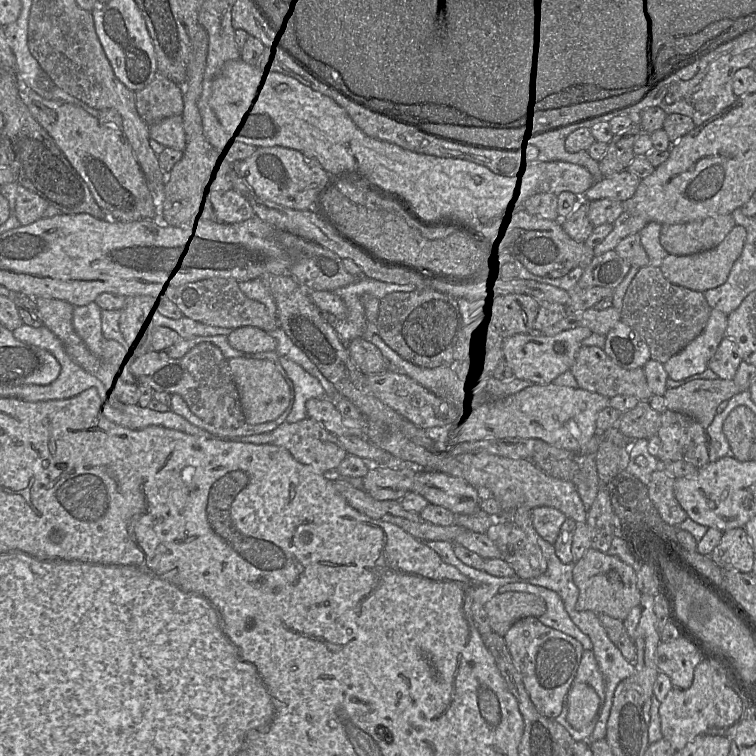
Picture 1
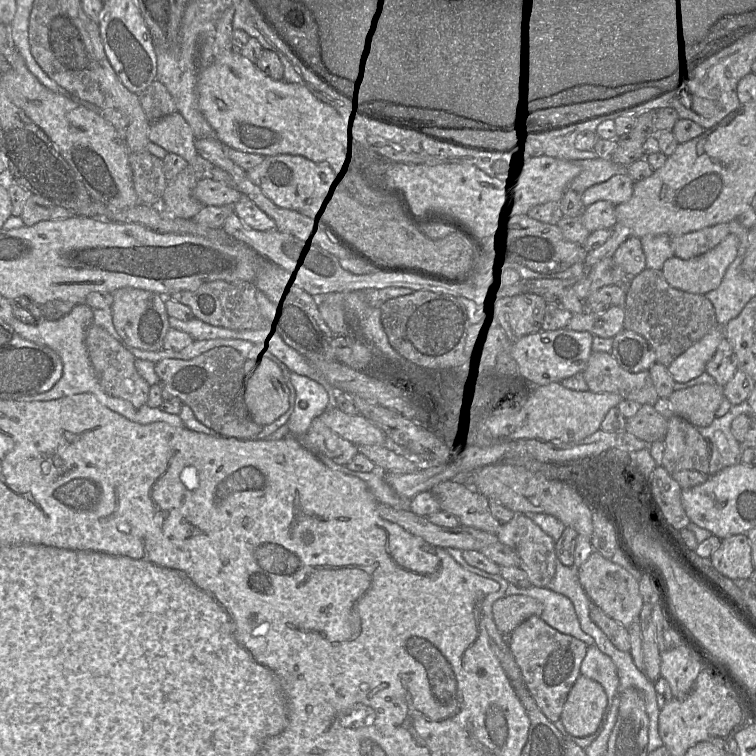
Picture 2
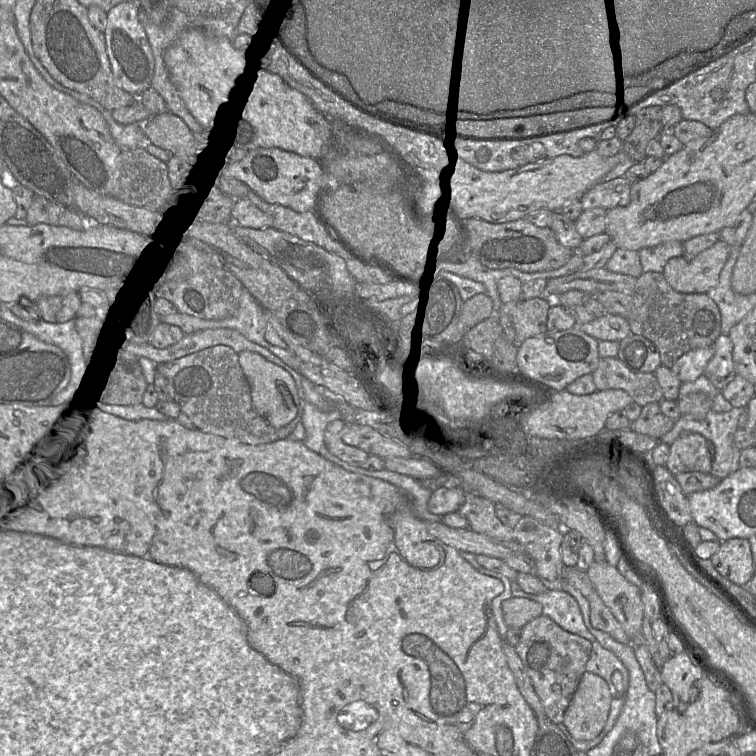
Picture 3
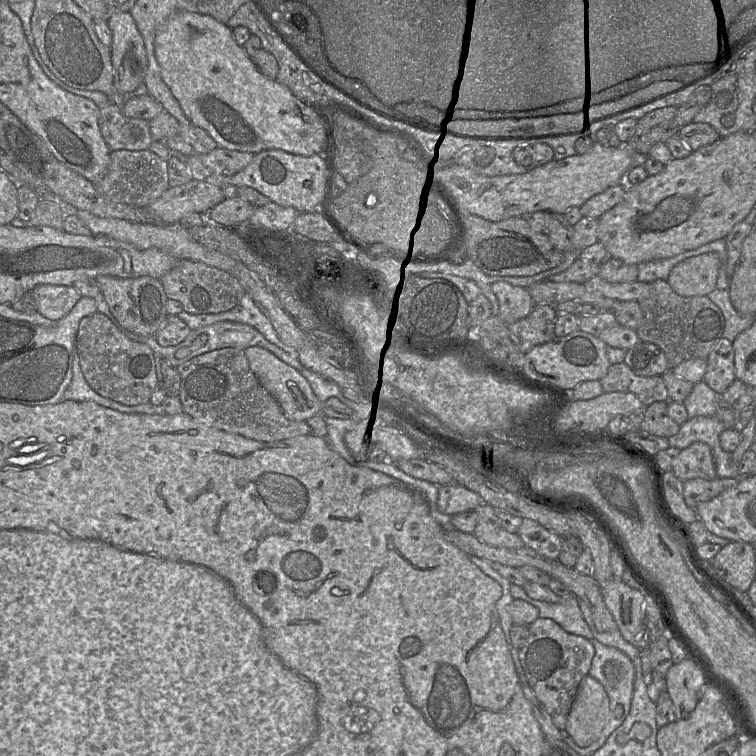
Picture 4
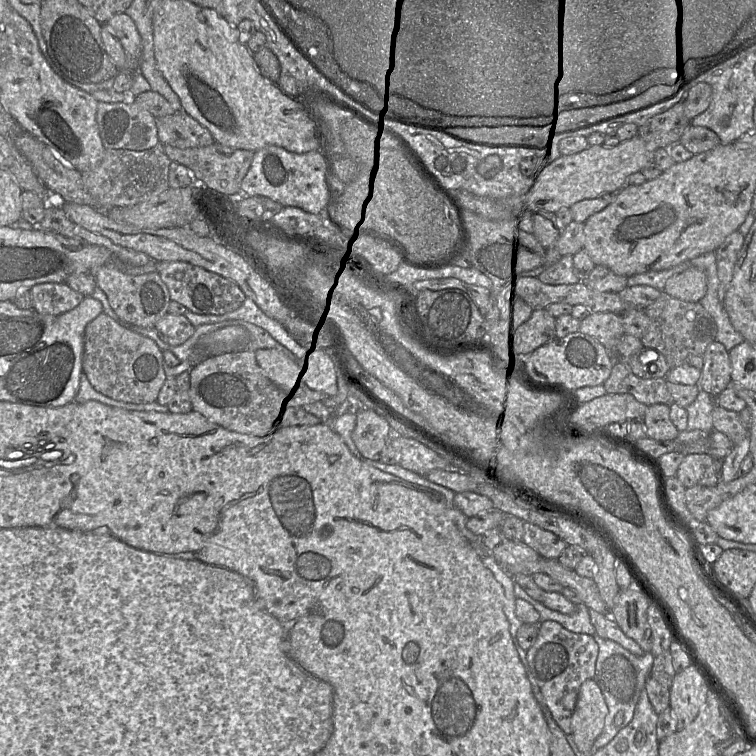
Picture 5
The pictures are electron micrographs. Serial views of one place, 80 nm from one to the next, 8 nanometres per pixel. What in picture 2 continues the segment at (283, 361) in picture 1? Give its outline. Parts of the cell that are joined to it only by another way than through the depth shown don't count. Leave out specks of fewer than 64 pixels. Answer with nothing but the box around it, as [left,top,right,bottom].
[286,372,334,436]

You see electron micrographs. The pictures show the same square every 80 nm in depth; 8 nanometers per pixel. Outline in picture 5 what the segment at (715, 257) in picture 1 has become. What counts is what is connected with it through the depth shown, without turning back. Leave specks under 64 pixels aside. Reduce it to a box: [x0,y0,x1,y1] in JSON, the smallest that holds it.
[663,267,707,302]

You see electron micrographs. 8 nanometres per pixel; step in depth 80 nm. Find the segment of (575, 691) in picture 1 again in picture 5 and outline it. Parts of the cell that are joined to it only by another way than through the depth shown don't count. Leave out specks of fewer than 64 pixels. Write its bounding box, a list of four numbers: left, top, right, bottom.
[572,679,608,753]

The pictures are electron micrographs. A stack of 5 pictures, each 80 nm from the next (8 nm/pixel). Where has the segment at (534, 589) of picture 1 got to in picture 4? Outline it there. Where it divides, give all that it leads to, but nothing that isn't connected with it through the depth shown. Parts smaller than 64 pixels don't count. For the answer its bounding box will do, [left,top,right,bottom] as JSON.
[511,584,593,641]

